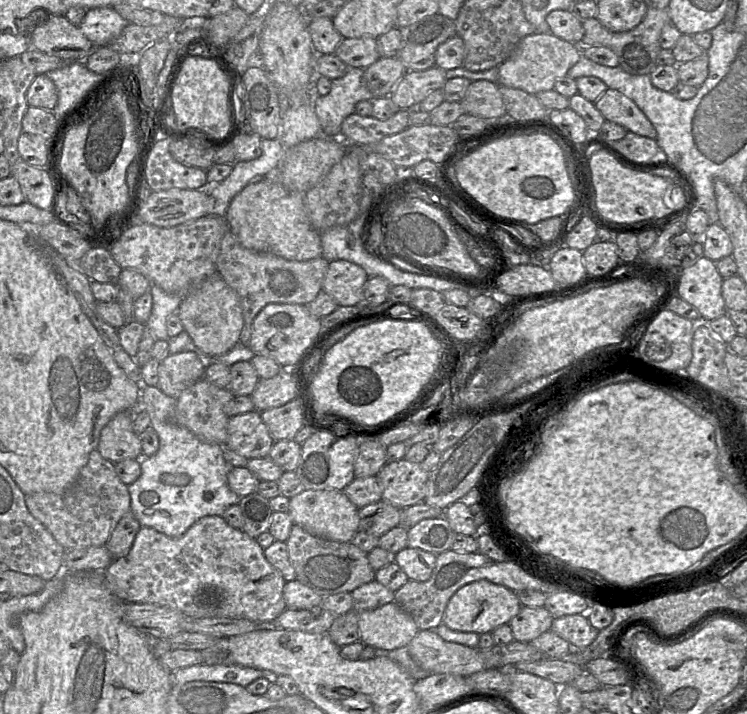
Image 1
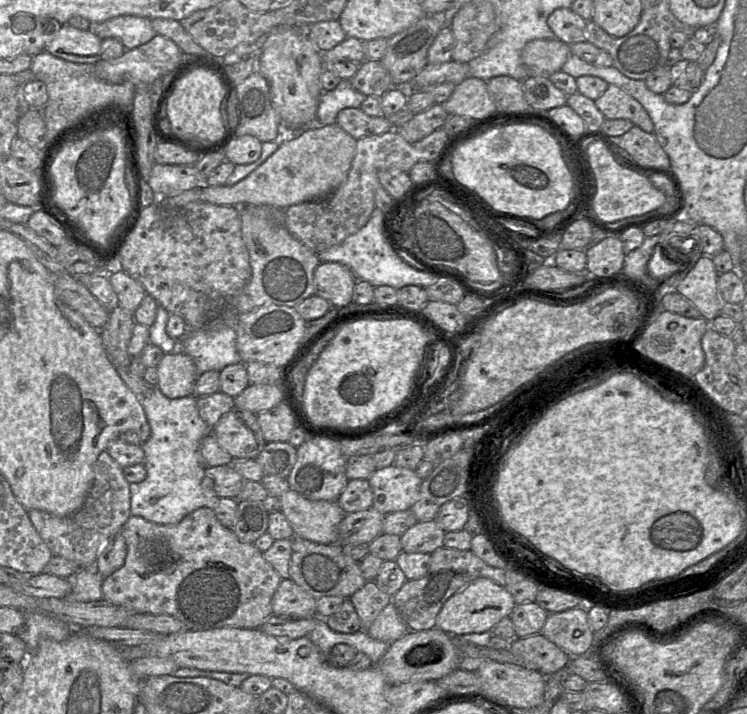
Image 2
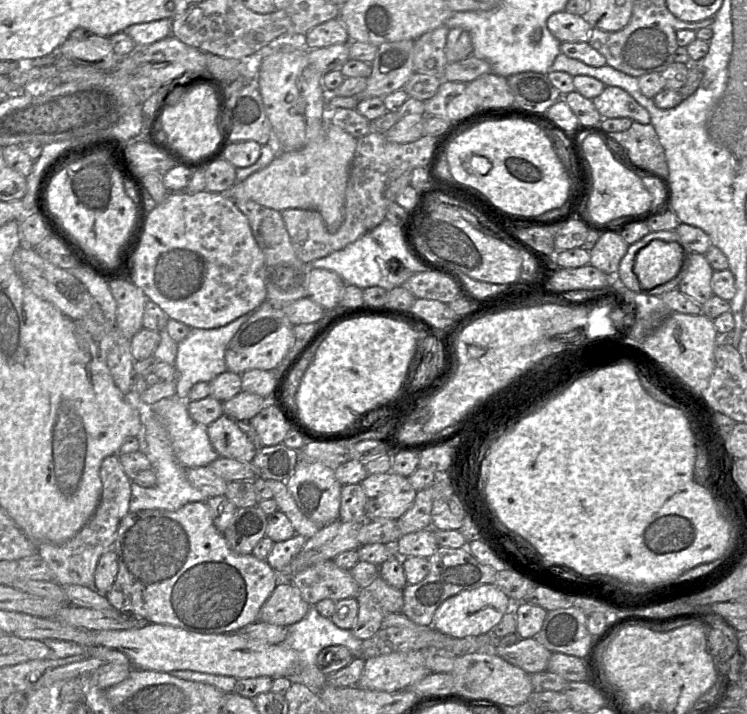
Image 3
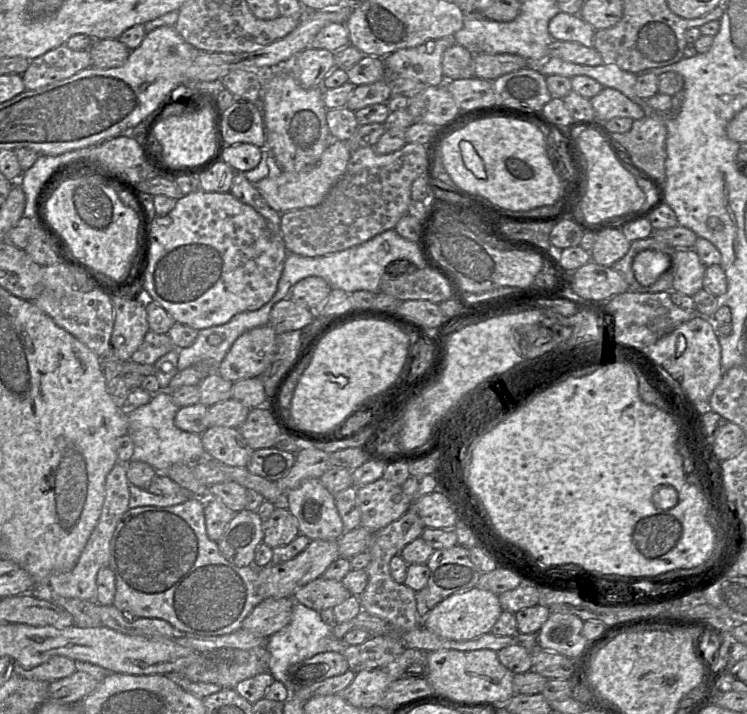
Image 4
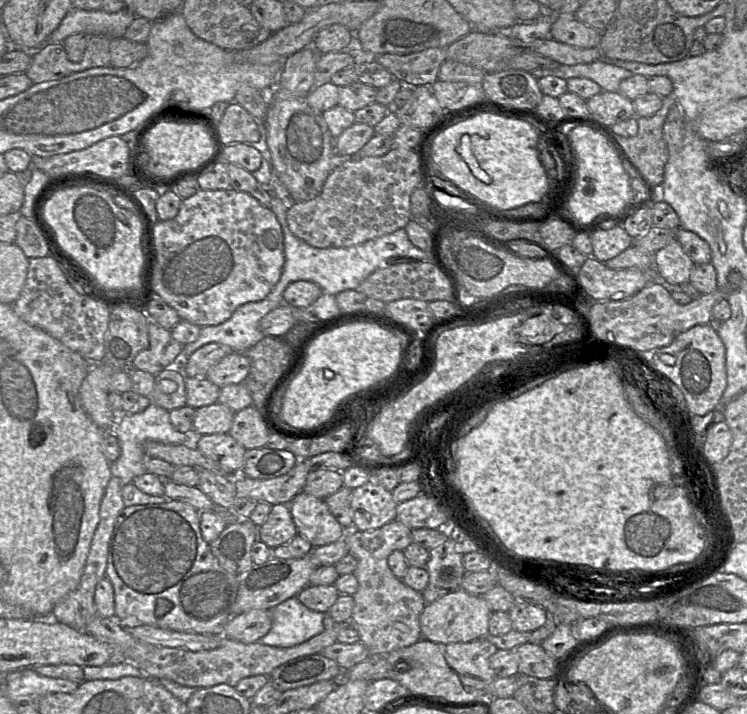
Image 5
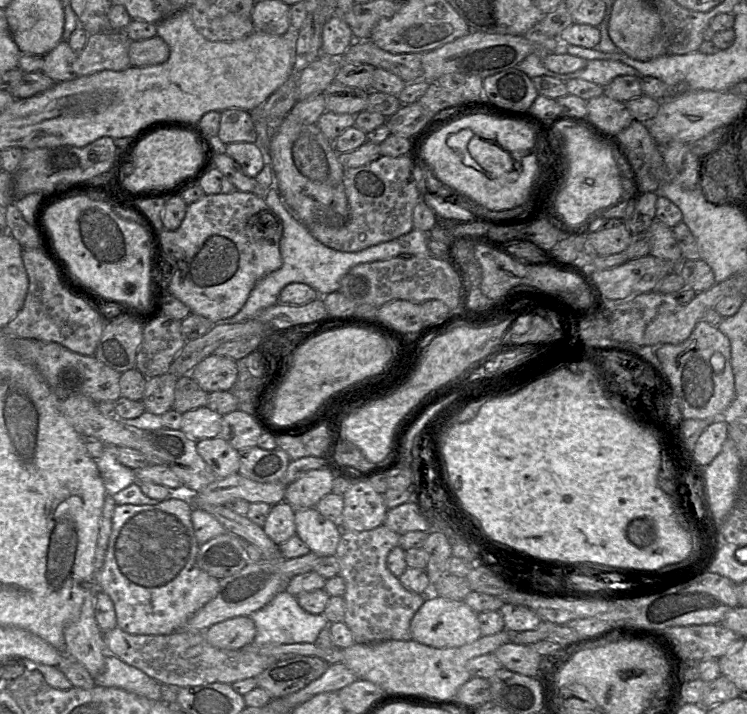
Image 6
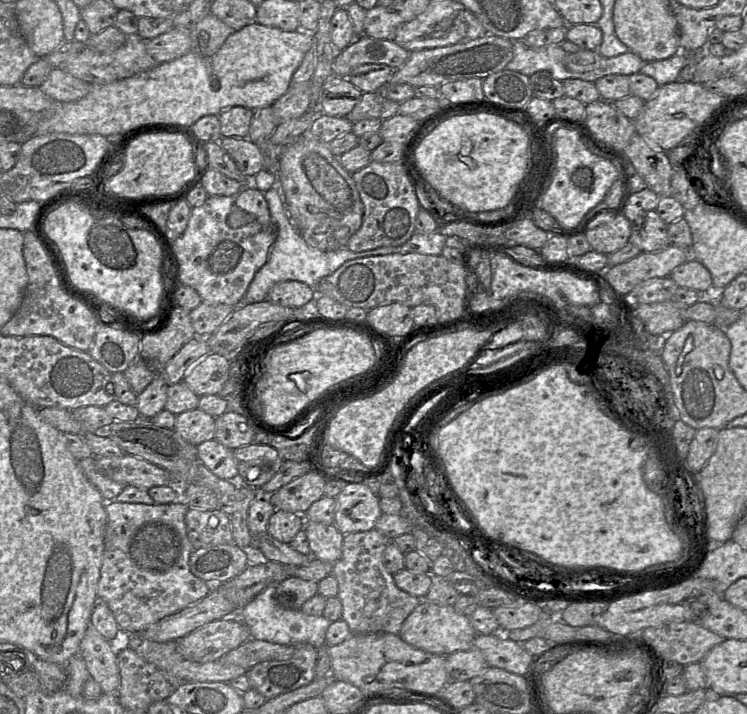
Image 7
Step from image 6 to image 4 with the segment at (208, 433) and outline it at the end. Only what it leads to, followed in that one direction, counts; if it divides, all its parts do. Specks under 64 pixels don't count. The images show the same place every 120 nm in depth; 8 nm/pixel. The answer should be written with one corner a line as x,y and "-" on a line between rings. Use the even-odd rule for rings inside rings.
230,398
208,407
204,425
206,429
213,426
239,428
246,420
249,411
250,408
240,401

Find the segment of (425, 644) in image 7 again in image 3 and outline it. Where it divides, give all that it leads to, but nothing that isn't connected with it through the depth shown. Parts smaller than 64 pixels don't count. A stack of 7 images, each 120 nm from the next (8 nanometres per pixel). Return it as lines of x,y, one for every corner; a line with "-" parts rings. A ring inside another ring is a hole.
483,584
447,598
434,613
432,627
456,638
490,633
503,615
513,607
512,600
495,584

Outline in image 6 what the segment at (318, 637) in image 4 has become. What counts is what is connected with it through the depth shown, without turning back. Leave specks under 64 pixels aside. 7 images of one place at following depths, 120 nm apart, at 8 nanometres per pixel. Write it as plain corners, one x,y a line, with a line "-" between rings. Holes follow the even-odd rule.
286,591
278,593
270,603
253,612
249,617
256,627
253,642
258,645
314,643
320,631
330,624
323,614
313,615
304,611
296,597

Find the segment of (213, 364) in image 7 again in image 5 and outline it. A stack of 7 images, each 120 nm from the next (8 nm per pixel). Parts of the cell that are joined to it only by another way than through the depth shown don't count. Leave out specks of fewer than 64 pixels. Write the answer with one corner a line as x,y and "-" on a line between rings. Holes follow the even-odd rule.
232,352
206,373
206,378
219,387
243,383
250,370
250,361
244,352

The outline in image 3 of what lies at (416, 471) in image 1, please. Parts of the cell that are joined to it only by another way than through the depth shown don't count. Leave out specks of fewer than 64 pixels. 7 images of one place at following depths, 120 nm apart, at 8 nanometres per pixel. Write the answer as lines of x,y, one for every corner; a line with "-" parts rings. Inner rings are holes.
390,471
369,474
361,485
366,496
366,520
397,520
410,508
417,494
408,477

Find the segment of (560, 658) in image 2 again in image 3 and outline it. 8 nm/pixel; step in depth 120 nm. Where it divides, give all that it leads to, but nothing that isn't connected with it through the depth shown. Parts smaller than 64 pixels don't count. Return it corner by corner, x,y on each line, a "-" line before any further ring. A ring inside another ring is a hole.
535,637
521,639
510,646
496,644
494,653
528,674
547,670
552,655

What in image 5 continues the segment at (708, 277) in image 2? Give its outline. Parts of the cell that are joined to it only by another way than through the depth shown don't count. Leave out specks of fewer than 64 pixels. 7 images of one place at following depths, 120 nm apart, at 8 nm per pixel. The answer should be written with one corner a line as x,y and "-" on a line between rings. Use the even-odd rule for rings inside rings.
676,239
658,250
653,255
653,261
658,278
667,286
689,282
691,271
695,265

